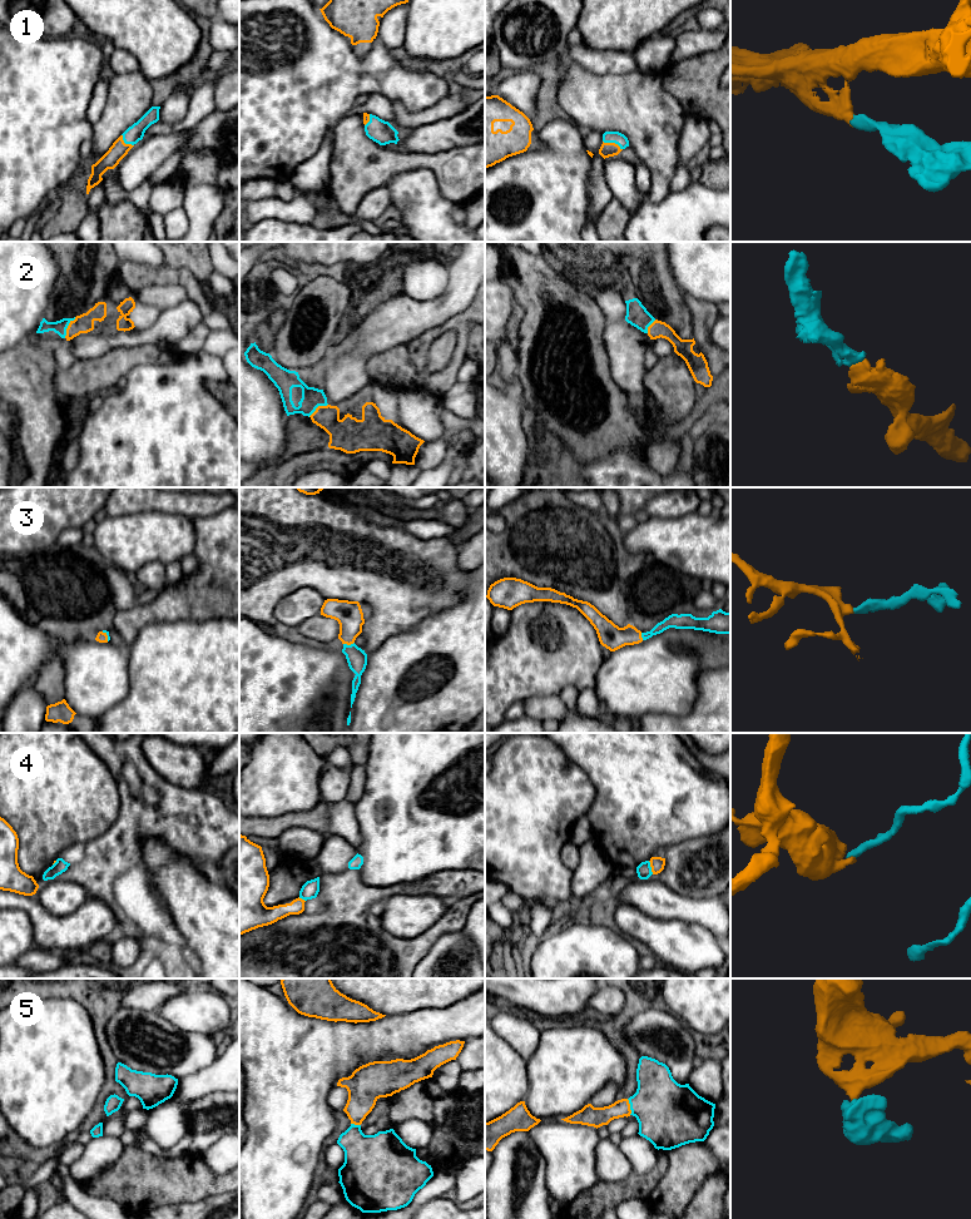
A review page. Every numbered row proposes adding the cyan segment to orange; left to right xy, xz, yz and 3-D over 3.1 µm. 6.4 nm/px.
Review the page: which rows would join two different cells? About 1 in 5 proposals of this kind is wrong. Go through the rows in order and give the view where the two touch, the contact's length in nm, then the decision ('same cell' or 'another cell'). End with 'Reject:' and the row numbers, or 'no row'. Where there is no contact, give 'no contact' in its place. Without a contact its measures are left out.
1: contact in yz; length 140 nm; same cell
2: contact in xy; length 150 nm; same cell
3: contact in xz; length 70 nm; same cell
4: contact in yz; length 90 nm; another cell
5: contact in yz; length 110 nm; same cell
Reject: 4

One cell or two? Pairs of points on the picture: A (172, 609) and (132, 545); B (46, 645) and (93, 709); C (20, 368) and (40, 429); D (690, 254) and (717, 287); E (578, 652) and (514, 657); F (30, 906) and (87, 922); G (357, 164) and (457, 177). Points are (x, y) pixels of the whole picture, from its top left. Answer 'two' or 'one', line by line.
A: two
B: one
C: one
D: one
E: one
F: one
G: one

